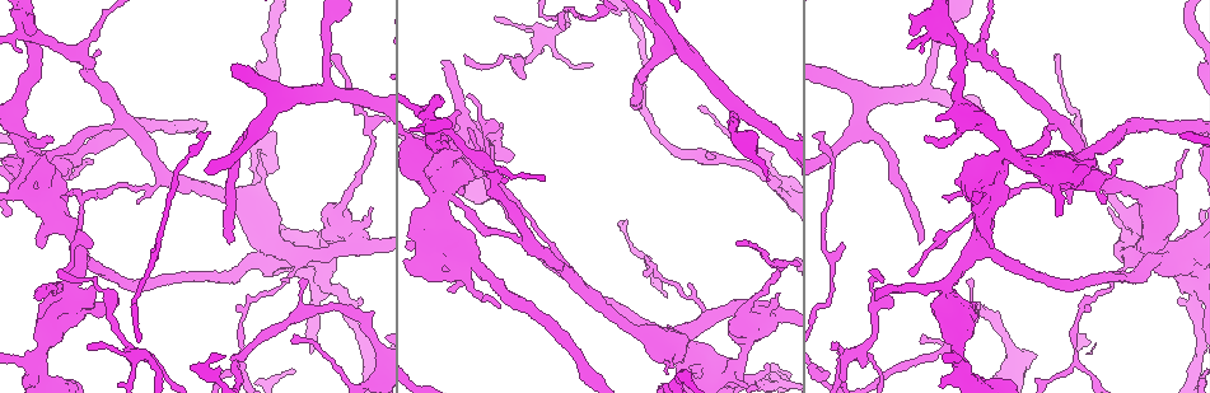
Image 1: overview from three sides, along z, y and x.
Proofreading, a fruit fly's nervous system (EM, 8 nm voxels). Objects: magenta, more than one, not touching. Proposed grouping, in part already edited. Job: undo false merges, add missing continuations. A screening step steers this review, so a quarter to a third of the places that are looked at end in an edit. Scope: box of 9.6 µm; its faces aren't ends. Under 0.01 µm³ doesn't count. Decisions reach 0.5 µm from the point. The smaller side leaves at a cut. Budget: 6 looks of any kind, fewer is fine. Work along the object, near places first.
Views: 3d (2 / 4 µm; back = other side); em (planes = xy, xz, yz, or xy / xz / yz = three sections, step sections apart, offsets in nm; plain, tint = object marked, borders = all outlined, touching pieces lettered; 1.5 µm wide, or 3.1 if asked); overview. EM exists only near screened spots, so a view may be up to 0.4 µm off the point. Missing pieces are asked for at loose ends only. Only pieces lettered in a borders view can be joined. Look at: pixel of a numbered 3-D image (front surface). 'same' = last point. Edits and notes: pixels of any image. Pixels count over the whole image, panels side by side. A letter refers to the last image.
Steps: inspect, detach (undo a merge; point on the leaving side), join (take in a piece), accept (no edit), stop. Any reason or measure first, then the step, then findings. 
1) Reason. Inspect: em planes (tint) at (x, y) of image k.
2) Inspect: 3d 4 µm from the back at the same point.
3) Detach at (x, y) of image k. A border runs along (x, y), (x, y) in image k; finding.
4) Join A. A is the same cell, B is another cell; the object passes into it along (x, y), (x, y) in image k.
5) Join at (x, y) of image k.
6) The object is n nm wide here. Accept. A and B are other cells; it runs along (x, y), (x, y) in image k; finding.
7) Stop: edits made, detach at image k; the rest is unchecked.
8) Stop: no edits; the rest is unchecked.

Free end. Inspect: em planes (borders) at (835, 348) of image 1.

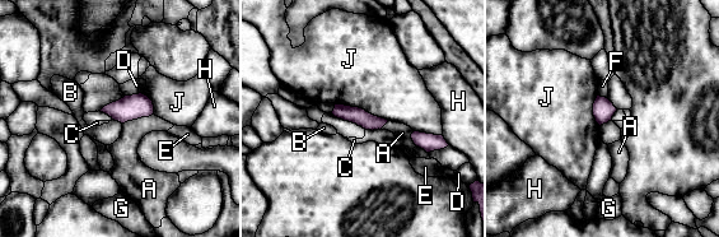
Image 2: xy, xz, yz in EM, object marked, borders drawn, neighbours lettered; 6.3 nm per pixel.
Accept. A, B, C, D, E, F, G, H and J are other cells; it runs along (337, 107), (368, 121), (382, 121) in image 2; no lettered piece goes on from it.

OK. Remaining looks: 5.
Abrupt turn. Inspect: 3d 4 µm at (945, 285) of image 1.

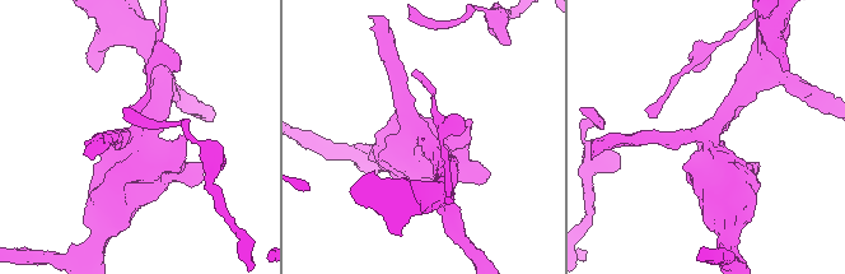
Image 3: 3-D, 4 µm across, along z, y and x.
Shape alone is not enough. Inspect: em planes (plain) at (705, 136) of image 3.

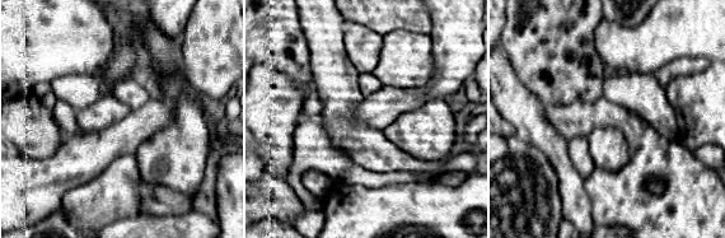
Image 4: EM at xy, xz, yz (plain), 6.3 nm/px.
What lies round it. Inspect: em planes (borders) at the same point.

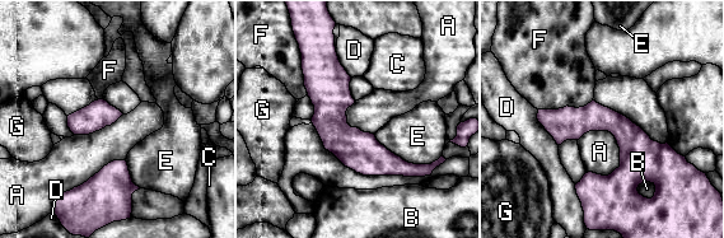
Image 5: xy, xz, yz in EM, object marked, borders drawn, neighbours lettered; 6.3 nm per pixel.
The longest contact is with E, 460 nm. Accept. A, B, C, D, E, F and G are other cells; a border runs along (578, 139), (608, 131), (620, 166) in image 5; continuous, no second neuron.

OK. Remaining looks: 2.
Abrupt turn. Inspect: em planes (tint) at (436, 188) of image 1.

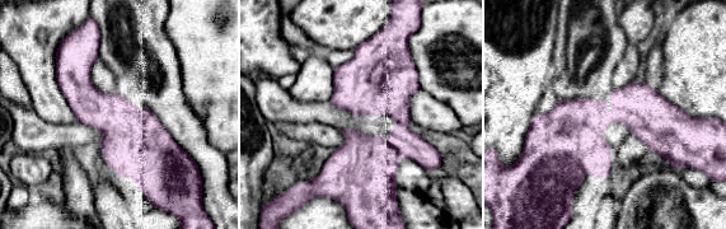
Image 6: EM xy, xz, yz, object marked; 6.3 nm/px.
Inspect: em planes (borders) at the same point.

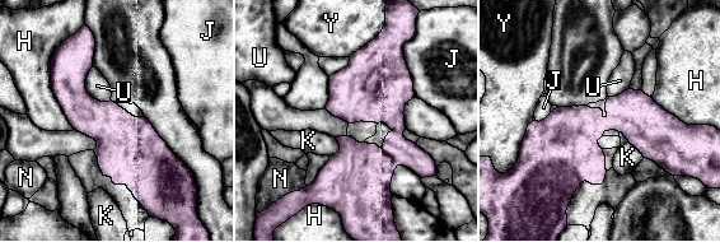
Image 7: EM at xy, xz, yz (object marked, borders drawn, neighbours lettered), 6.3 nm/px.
The object is 280 nm wide here. Detach at (403, 152) of image 7. H, J, K, N, U and Y are other cells; a border runs along (383, 148), (397, 164) in image 7; a second neuron is stuck on.

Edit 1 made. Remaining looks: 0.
Stop: edits made, detach at image 7; the rest is unchecked.

